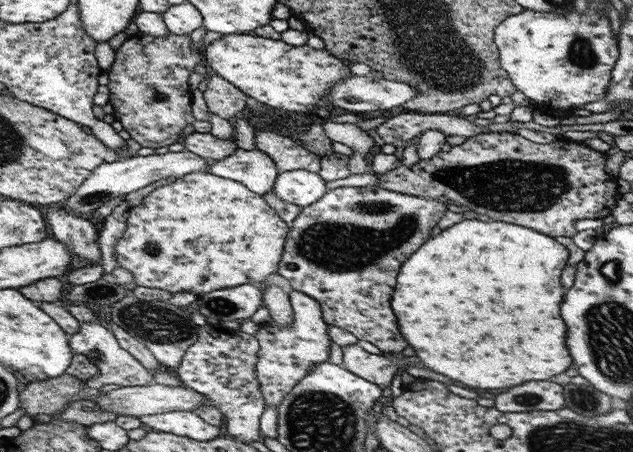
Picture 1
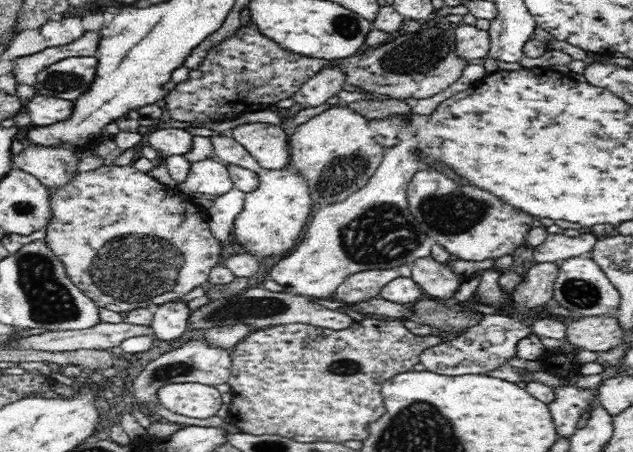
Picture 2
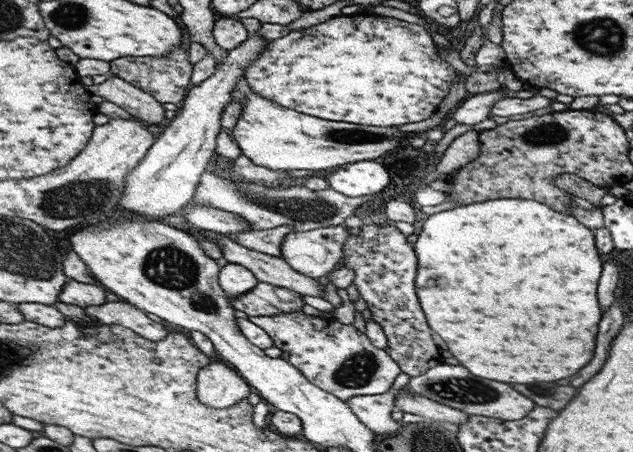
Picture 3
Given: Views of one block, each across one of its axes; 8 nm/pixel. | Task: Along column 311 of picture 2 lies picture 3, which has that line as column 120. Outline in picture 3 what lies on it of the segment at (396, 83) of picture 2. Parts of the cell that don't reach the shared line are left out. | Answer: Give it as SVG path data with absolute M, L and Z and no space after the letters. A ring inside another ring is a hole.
M176 45L170 49L170 53L163 58L158 57L122 57L117 61L110 62L110 70L114 76L128 81L130 84L140 88L144 92L152 95L154 99L162 104L172 102L180 105L187 91L191 87L191 74L193 65L188 62L188 50L184 46Z

